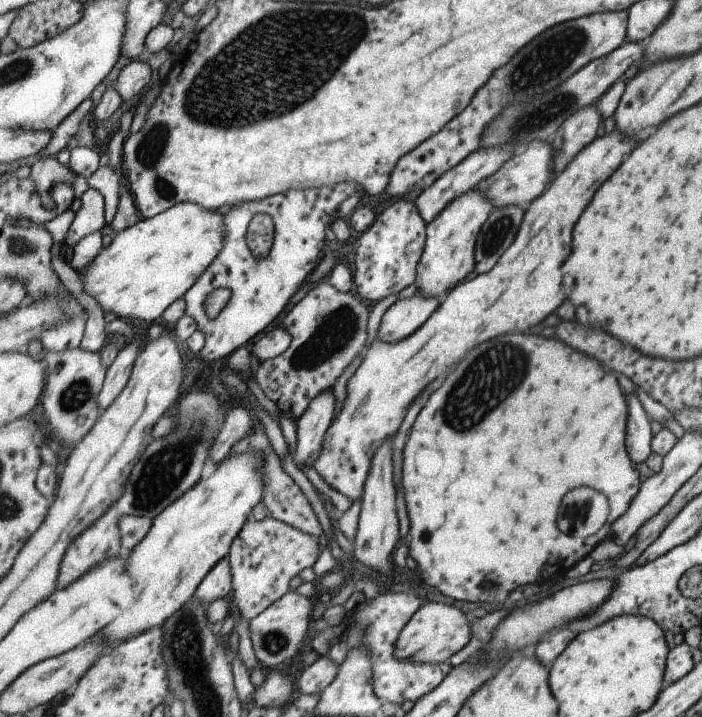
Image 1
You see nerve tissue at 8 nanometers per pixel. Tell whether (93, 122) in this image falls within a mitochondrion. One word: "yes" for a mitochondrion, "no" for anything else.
no

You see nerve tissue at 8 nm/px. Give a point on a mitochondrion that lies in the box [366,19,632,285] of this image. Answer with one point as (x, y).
(542, 66)

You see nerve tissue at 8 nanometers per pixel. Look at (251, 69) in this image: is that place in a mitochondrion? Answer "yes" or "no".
yes

